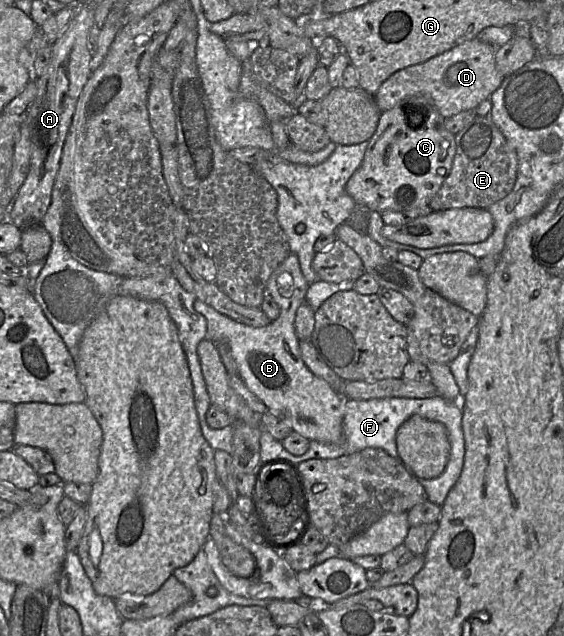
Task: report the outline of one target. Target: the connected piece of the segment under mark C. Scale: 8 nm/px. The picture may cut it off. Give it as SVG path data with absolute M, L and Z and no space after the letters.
M413 102L413 105L414 104L419 104L422 110L423 107L425 107L425 113L424 111L404 111L406 108L402 108L402 105L396 106L388 111L381 113L376 130L368 140L362 163L349 178L345 186L347 194L354 200L356 205L364 206L370 211L376 211L379 213L382 213L383 211L406 212L418 207L423 207L425 205L429 206L430 199L440 189L446 175L452 167L453 159L456 152L455 134L452 134L445 129L445 121L442 119L442 116L436 110L434 105L425 104L424 102Z

